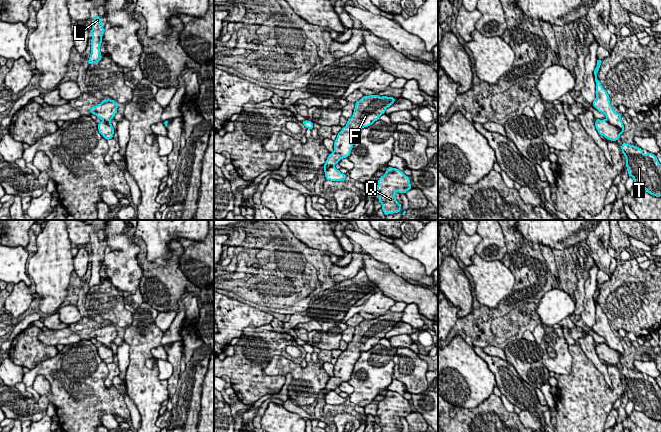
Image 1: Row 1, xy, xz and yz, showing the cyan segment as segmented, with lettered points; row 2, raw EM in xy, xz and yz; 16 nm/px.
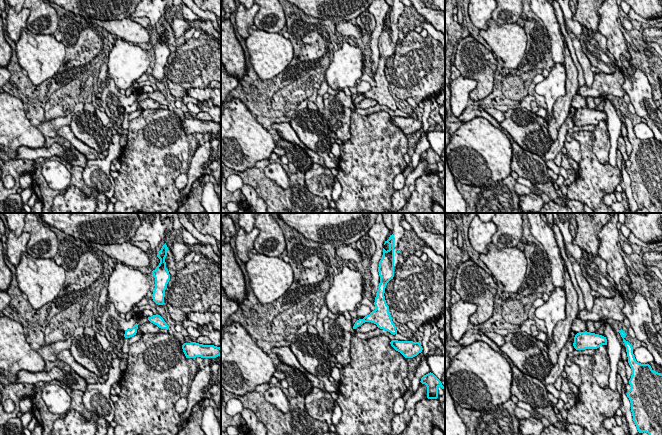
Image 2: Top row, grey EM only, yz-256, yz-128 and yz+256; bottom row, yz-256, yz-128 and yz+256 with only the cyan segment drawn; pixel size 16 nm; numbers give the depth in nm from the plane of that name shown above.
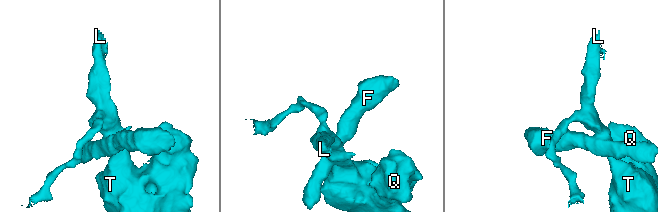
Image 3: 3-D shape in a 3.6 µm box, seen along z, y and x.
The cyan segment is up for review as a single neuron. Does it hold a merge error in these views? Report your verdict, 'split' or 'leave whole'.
split

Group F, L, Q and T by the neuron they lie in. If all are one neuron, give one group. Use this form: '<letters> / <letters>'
F / L Q T

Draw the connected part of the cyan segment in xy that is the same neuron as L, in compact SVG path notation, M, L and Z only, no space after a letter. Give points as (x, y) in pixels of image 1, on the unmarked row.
M95 239L92 248L92 263L91 263L91 278L88 284L88 288L92 289L93 287L99 286L102 283L100 270L102 267L102 260L104 259L105 251L103 252L103 246L101 242Z

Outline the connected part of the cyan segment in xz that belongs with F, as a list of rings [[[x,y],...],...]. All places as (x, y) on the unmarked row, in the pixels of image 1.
[[[377,318],[362,321],[355,327],[355,333],[347,349],[342,351],[334,365],[334,376],[330,377],[324,388],[324,396],[334,391],[342,382],[348,382],[354,369],[356,361],[364,351],[372,349],[379,344],[388,331],[392,330],[395,322]]]

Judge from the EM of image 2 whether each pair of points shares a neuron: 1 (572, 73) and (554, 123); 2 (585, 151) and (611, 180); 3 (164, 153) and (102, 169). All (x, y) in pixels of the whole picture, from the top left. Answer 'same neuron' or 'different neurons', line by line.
1: same neuron
2: same neuron
3: different neurons

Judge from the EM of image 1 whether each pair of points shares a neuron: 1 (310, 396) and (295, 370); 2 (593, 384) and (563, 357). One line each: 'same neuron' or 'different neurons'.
1: same neuron
2: different neurons

